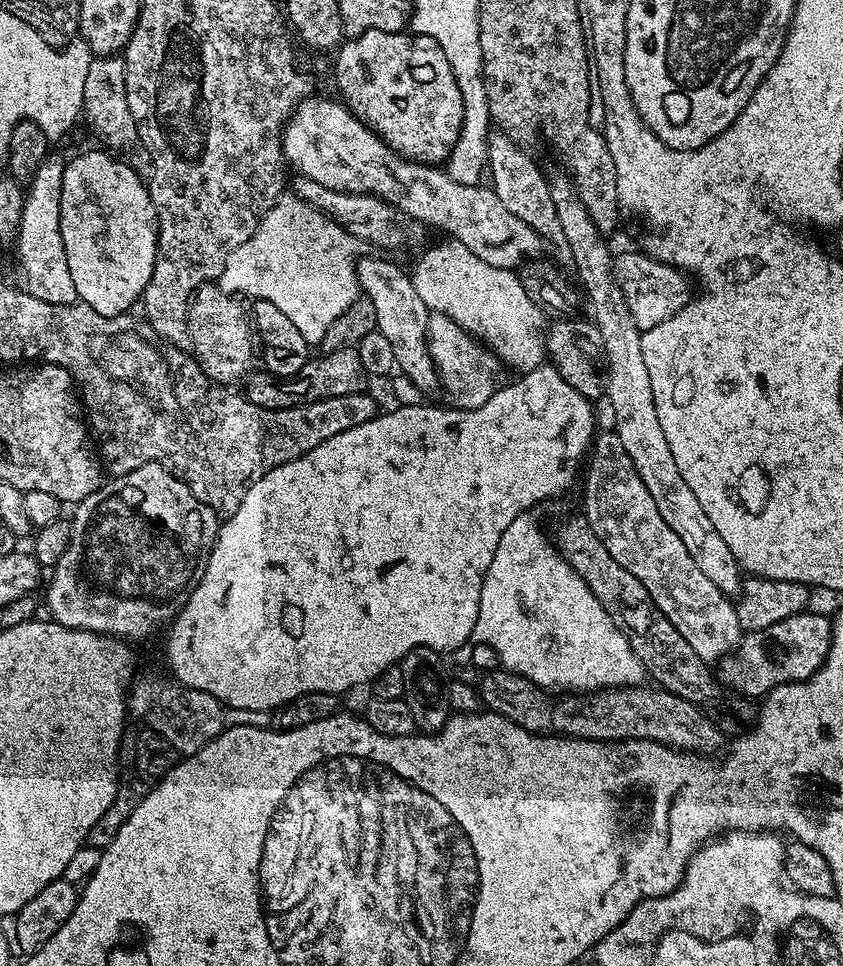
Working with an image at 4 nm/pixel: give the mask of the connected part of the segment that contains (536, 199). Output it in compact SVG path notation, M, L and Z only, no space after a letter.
M489 131L488 151L490 153L490 186L498 199L506 205L517 218L522 218L530 230L540 235L541 241L553 244L560 251L559 259L566 262L572 260L572 250L566 242L566 234L562 232L562 222L558 222L558 210L554 210L554 198L549 177L544 177L536 160L524 148L516 145L517 141L507 132Z

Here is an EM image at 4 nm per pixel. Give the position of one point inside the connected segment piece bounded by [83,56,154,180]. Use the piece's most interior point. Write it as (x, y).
(105, 103)

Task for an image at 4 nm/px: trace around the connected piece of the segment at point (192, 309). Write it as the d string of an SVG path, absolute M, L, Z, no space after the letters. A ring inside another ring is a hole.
M219 283L203 284L192 297L192 305L188 307L188 338L190 352L200 369L209 376L215 384L236 386L253 371L252 348L254 352L254 328L250 323L249 313L242 305L234 302L230 292L220 289Z

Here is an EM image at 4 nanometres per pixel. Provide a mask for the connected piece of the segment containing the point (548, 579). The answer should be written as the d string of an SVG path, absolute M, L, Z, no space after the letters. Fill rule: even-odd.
M528 514L514 518L514 522L510 522L510 526L506 526L506 534L502 534L502 538L498 538L498 550L494 550L494 562L490 562L490 570L486 570L486 578L482 582L482 598L480 599L480 604L476 606L476 621L470 629L471 639L478 644L488 643L497 652L499 663L507 671L519 676L525 676L540 690L564 688L560 690L567 690L572 694L591 694L605 688L626 688L639 685L643 681L640 679L645 679L646 673L638 654L634 654L634 650L630 650L630 642L626 642L626 638L614 626L610 614L606 614L606 610L602 610L600 603L591 596L590 586L586 586L583 578L575 572L571 565L568 564L568 561L553 547L549 537L548 540L544 537L543 530L531 520L532 518Z

